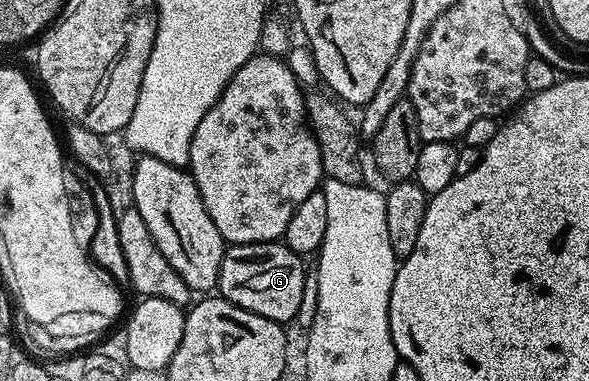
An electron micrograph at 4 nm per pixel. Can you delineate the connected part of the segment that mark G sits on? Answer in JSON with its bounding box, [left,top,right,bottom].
[218,242,304,322]

